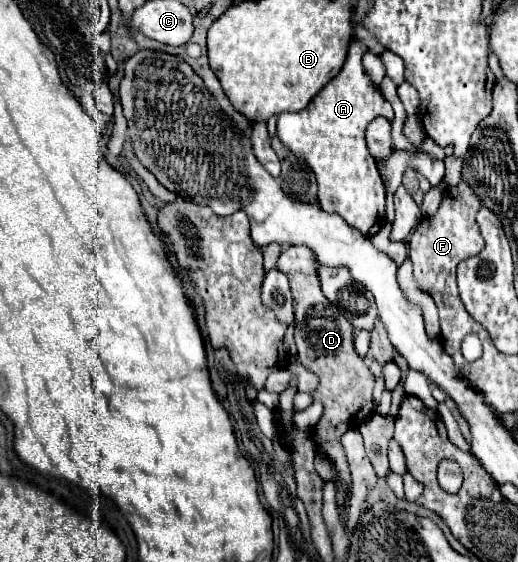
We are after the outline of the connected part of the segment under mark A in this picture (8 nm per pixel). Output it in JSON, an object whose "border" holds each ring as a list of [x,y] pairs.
{"border":[[[352,41],[342,71],[308,103],[308,107],[302,109],[300,113],[288,113],[288,117],[284,117],[284,113],[278,115],[278,137],[292,153],[302,157],[316,173],[322,209],[328,213],[338,213],[350,227],[358,229],[364,237],[372,237],[378,233],[378,229],[386,221],[386,213],[384,213],[386,191],[384,191],[384,183],[380,179],[376,161],[366,151],[364,133],[366,133],[368,123],[374,117],[382,115],[382,117],[390,119],[390,117],[394,117],[394,111],[392,111],[390,103],[384,99],[382,91],[380,89],[376,91],[374,83],[366,75],[364,67],[362,67],[362,55],[364,53],[366,53],[366,47],[358,41]]]}

